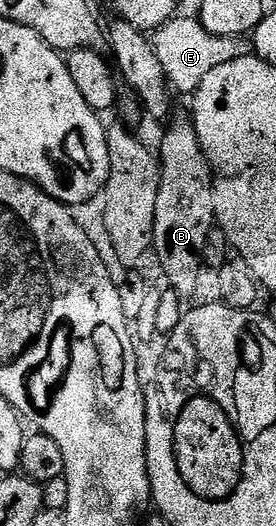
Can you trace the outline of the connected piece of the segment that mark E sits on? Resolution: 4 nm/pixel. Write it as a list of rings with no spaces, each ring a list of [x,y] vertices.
[[[174,17],[162,28],[158,29],[151,38],[155,53],[165,70],[168,83],[181,92],[195,93],[227,62],[232,63],[239,57],[239,48],[236,41],[210,35],[203,25],[194,17]]]

